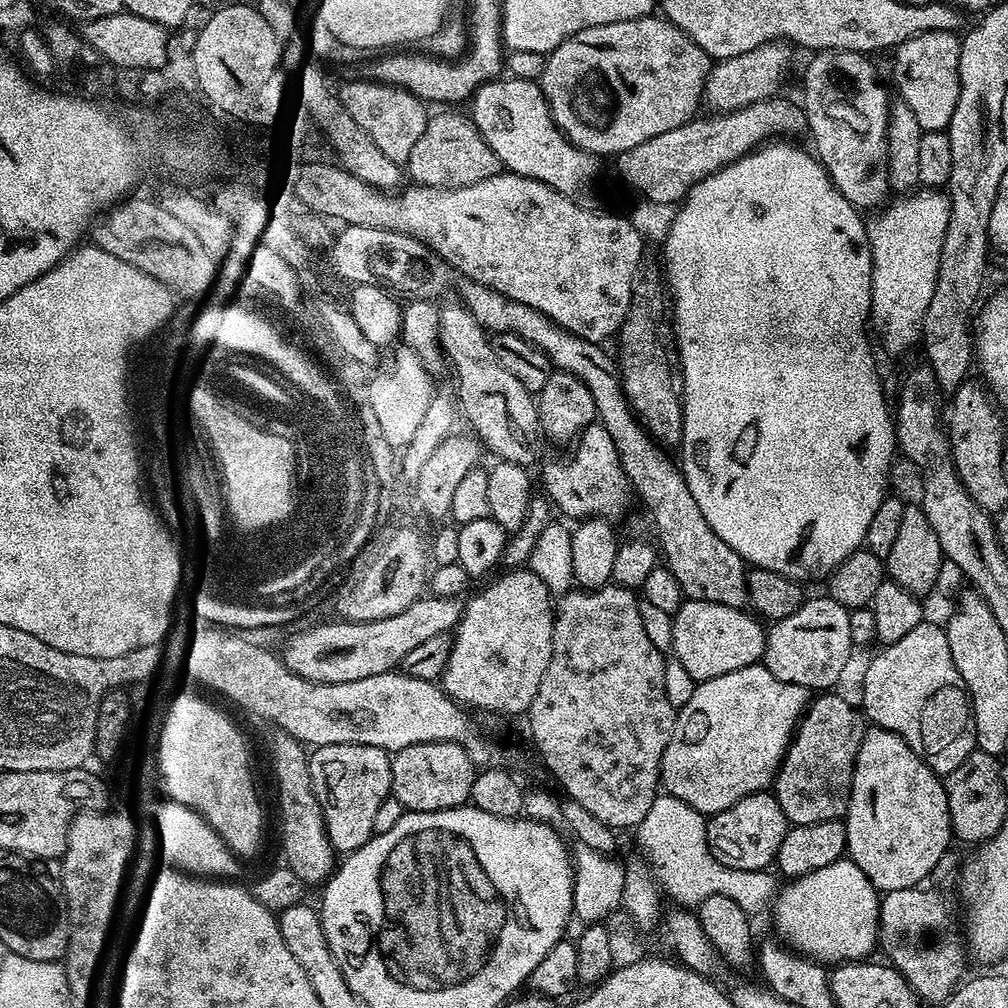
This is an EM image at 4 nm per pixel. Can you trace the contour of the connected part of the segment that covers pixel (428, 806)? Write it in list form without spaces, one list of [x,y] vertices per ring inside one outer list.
[[[430,742],[403,748],[392,756],[394,798],[409,812],[437,812],[467,805],[478,769],[461,744]]]

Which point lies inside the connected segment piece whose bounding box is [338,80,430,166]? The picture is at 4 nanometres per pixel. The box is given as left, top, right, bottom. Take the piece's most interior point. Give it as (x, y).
(395, 119)

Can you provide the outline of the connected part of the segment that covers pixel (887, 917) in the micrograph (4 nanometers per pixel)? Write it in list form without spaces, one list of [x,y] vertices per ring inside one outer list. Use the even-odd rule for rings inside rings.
[[[917,886],[915,888],[907,888],[906,890],[890,890],[883,893],[880,896],[880,930],[878,933],[878,948],[882,953],[884,951],[883,959],[892,967],[898,969],[898,971],[906,978],[906,982],[913,990],[916,991],[916,995],[920,997],[921,1001],[925,1005],[936,1004],[936,1006],[943,1005],[944,1001],[956,991],[958,985],[965,979],[966,973],[964,973],[964,956],[966,960],[966,936],[960,928],[956,925],[956,910],[958,914],[958,908],[951,904],[946,897],[940,892],[923,892],[923,887]]]

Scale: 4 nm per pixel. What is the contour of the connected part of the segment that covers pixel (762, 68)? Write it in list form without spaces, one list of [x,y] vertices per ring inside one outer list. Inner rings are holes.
[[[772,40],[768,44],[759,44],[746,54],[738,54],[729,60],[713,63],[704,87],[704,102],[716,114],[736,112],[756,102],[773,99],[788,76],[788,67],[792,64],[793,45],[783,40]]]

